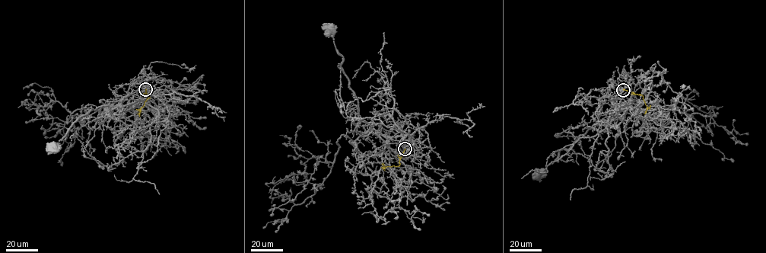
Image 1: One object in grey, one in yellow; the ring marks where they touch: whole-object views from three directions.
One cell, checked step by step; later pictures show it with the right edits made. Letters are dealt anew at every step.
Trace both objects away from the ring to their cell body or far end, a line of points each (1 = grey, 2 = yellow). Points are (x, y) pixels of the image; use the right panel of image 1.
1: (623, 89), (612, 97), (618, 107), (611, 118), (593, 124), (538, 174)
2: (623, 89), (641, 95), (646, 108), (650, 105)

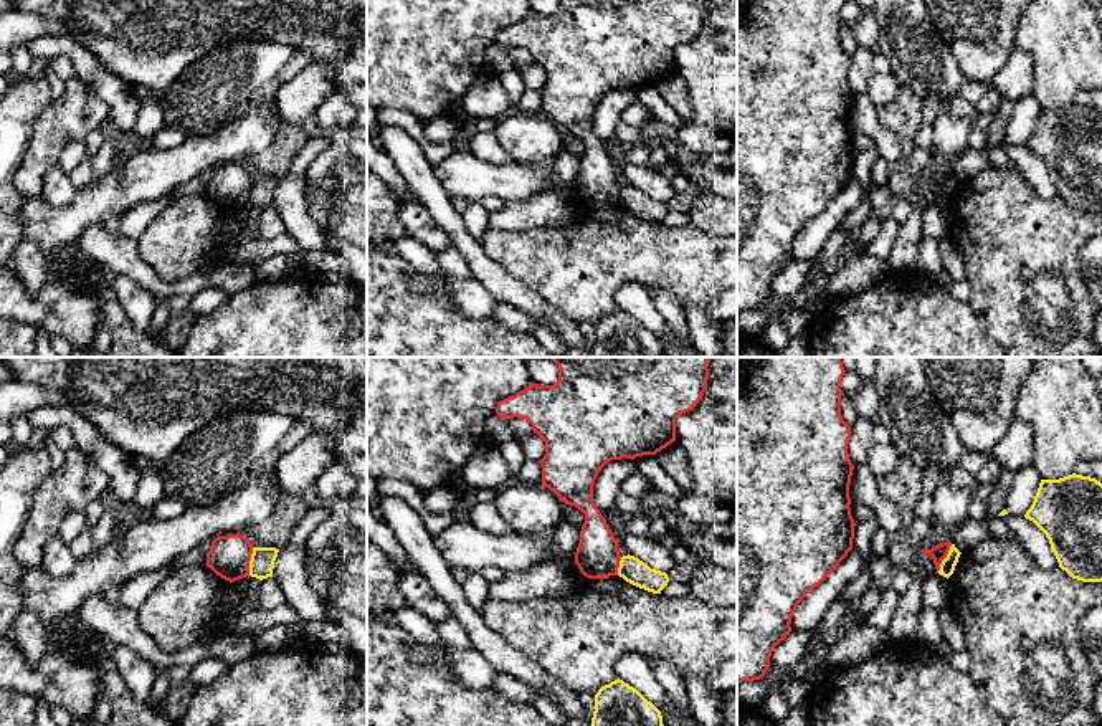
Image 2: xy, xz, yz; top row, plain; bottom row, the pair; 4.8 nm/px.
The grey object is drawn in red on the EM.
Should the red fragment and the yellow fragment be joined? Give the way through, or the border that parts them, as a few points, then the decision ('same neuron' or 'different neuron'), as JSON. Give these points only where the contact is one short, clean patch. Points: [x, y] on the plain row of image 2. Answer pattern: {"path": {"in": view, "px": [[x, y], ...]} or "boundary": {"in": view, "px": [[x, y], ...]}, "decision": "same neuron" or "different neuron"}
{"boundary": {"in": "yz", "px": [[952, 174], [937, 202]]}, "decision": "different neuron"}

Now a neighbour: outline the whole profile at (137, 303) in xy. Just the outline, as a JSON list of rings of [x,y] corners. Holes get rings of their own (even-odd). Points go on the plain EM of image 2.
[[[122,275],[112,278],[111,288],[131,326],[137,332],[147,332],[159,298]]]

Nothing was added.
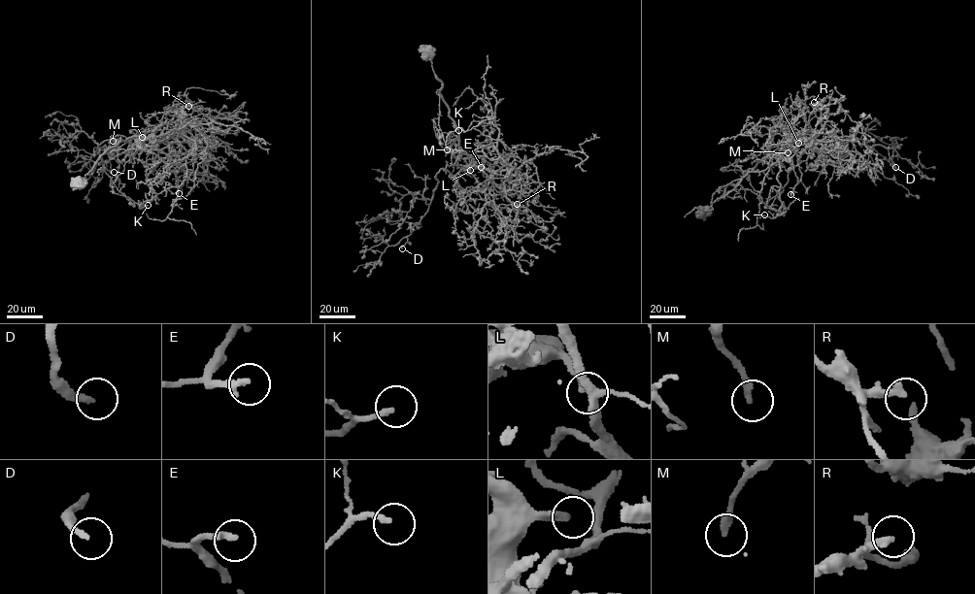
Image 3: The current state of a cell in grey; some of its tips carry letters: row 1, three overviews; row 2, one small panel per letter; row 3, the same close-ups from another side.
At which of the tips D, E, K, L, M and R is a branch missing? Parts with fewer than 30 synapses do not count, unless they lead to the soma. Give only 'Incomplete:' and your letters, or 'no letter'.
Incomplete: D, R

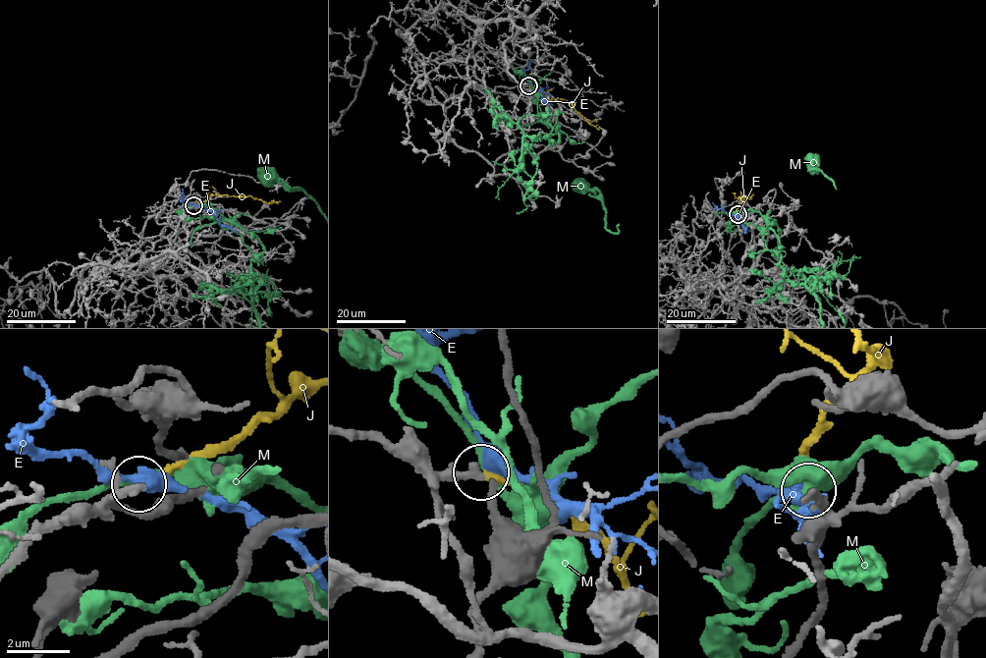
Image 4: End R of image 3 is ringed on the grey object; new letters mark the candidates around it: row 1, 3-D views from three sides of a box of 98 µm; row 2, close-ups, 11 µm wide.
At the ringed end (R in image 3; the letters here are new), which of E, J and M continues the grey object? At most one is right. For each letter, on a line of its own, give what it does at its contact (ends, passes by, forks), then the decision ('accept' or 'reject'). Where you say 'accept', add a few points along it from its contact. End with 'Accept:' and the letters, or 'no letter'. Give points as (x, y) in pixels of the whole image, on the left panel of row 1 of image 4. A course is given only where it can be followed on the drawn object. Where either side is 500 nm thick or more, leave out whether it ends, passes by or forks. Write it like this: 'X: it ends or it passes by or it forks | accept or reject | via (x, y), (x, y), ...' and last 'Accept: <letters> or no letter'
E: it passes by | reject
J: it ends | accept | via (194, 205), (214, 194), (251, 196), (270, 203), (281, 201)
M: it passes by | reject
Accept: J

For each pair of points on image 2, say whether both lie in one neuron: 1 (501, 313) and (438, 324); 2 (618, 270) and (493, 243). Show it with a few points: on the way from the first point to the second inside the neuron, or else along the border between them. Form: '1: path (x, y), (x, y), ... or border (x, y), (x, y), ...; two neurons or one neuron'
1: border (493, 316), (508, 328), (529, 331); two neurons
2: path (587, 262), (550, 262), (524, 253); one neuron

